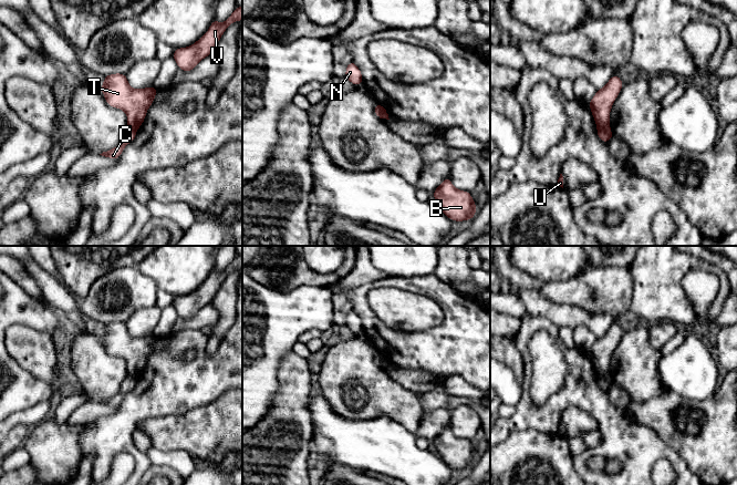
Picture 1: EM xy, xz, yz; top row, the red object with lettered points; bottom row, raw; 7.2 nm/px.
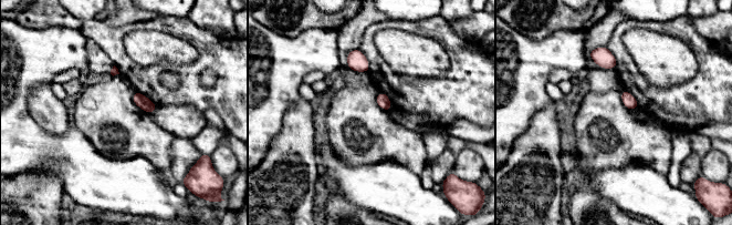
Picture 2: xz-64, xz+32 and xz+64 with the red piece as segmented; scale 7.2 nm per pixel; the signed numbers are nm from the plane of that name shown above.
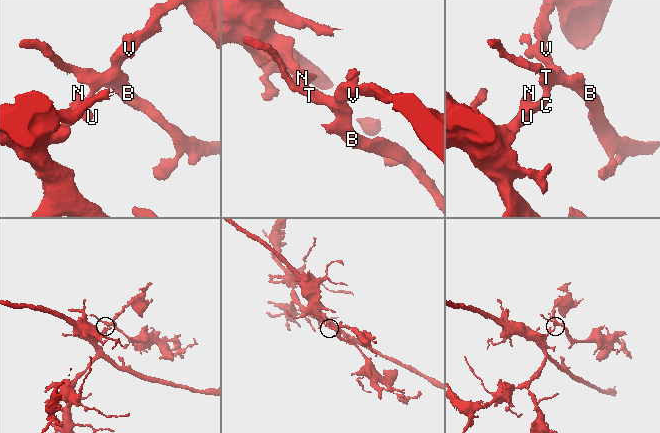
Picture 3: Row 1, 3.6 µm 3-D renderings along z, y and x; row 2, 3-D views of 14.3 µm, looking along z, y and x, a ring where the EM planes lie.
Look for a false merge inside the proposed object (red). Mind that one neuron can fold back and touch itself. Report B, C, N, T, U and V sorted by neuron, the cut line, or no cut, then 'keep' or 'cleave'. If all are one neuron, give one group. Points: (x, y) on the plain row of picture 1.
groups B T V / C N U; cut yz (609, 374), (598, 377); cleave

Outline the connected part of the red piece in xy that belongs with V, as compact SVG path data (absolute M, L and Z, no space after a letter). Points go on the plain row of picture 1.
M242 254L235 256L235 259L222 271L214 267L208 279L194 292L175 297L173 307L178 317L185 320L194 318L203 307L212 301L227 276L239 268L242 268Z

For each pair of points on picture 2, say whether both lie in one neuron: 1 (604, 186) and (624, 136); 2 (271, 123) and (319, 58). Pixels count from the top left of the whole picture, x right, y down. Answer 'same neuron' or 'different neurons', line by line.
1: different neurons
2: same neuron

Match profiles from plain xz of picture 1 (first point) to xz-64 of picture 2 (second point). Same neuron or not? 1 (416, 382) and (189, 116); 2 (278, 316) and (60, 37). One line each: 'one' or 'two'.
1: one
2: one

